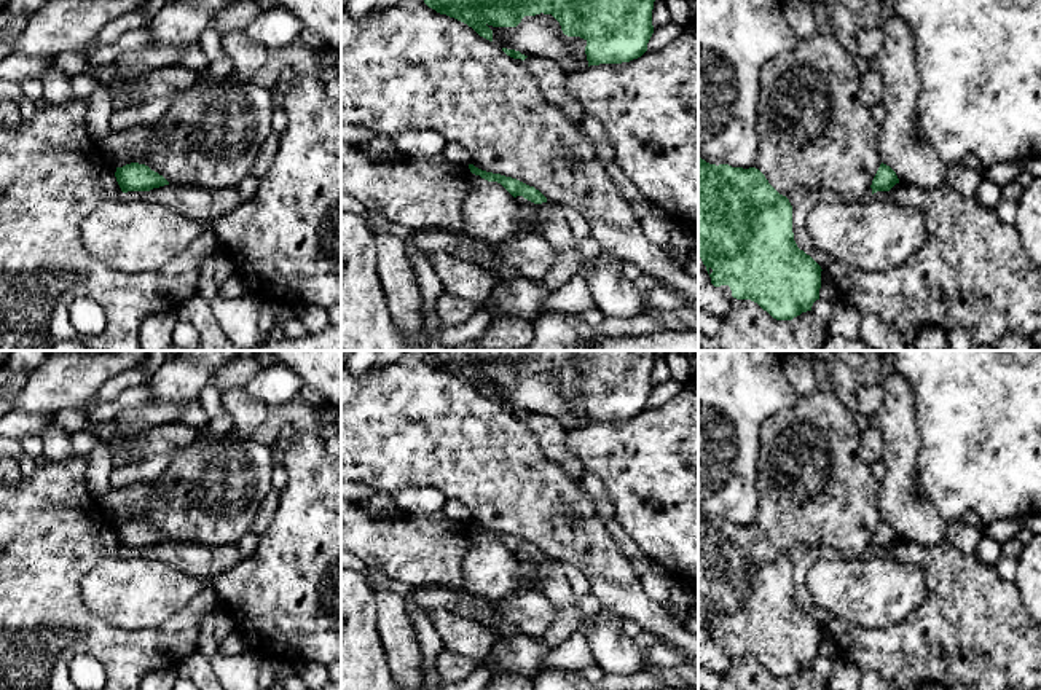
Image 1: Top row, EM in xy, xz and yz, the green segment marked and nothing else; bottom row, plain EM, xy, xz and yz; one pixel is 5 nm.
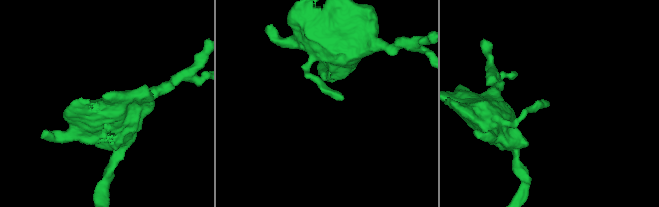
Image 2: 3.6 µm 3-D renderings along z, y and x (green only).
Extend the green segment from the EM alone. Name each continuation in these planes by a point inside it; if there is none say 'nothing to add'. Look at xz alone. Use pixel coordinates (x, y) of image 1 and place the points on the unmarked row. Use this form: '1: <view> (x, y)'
nothing to add

